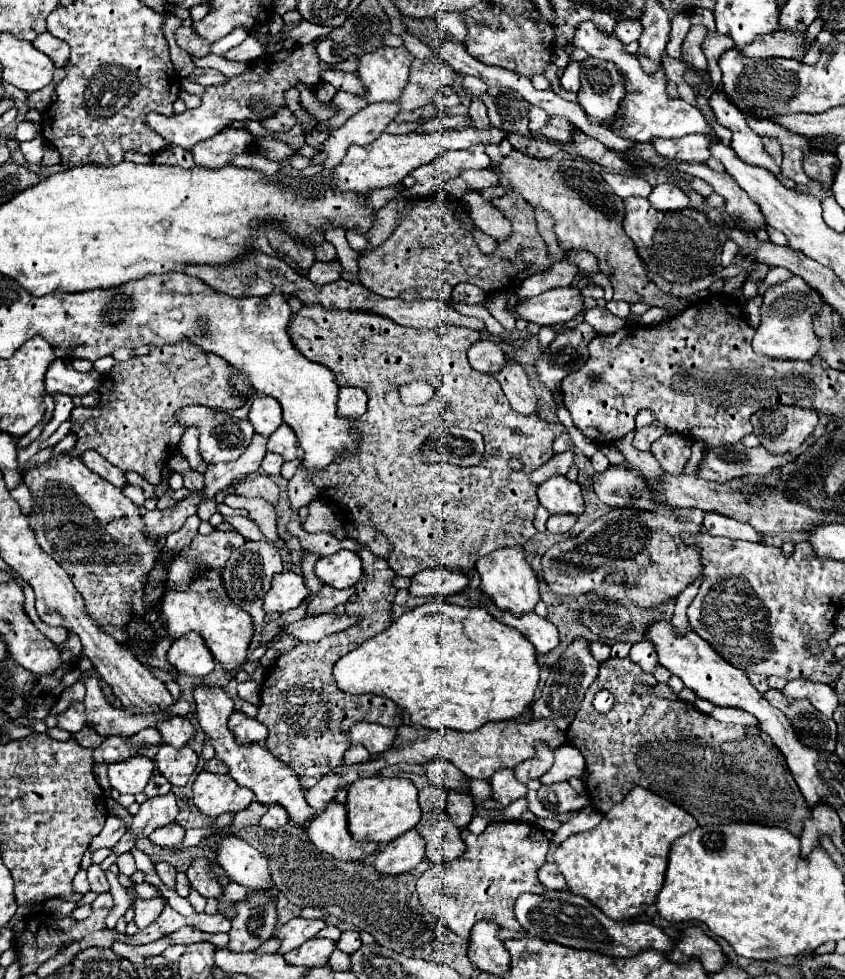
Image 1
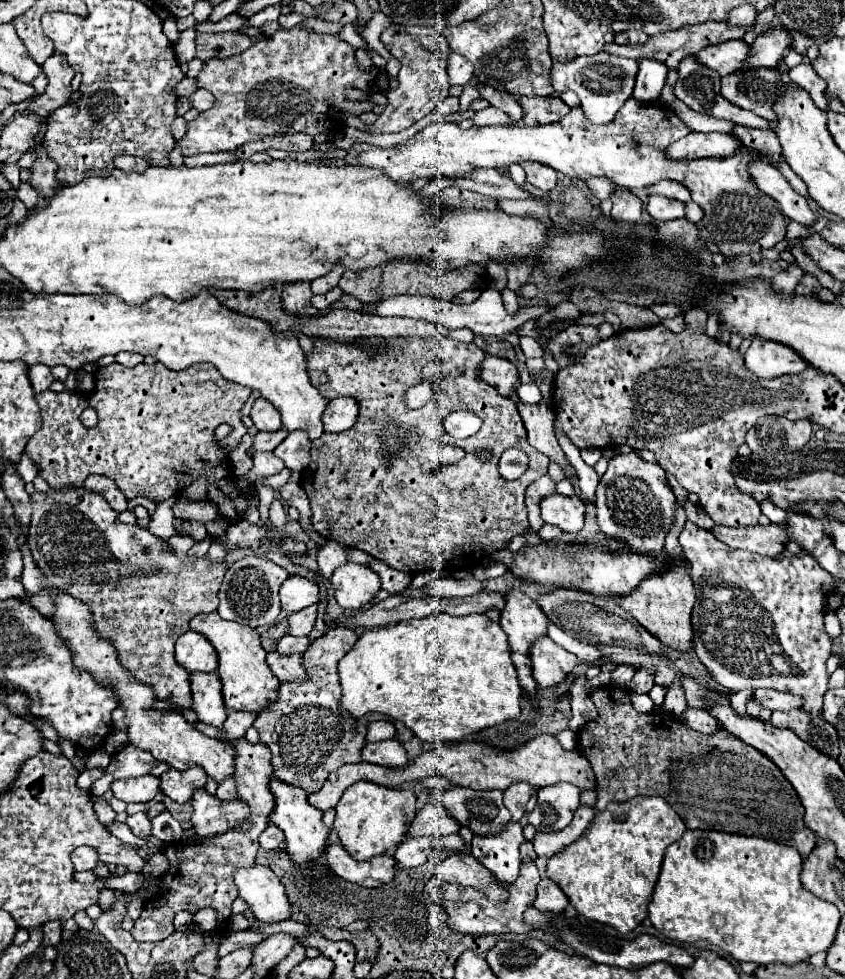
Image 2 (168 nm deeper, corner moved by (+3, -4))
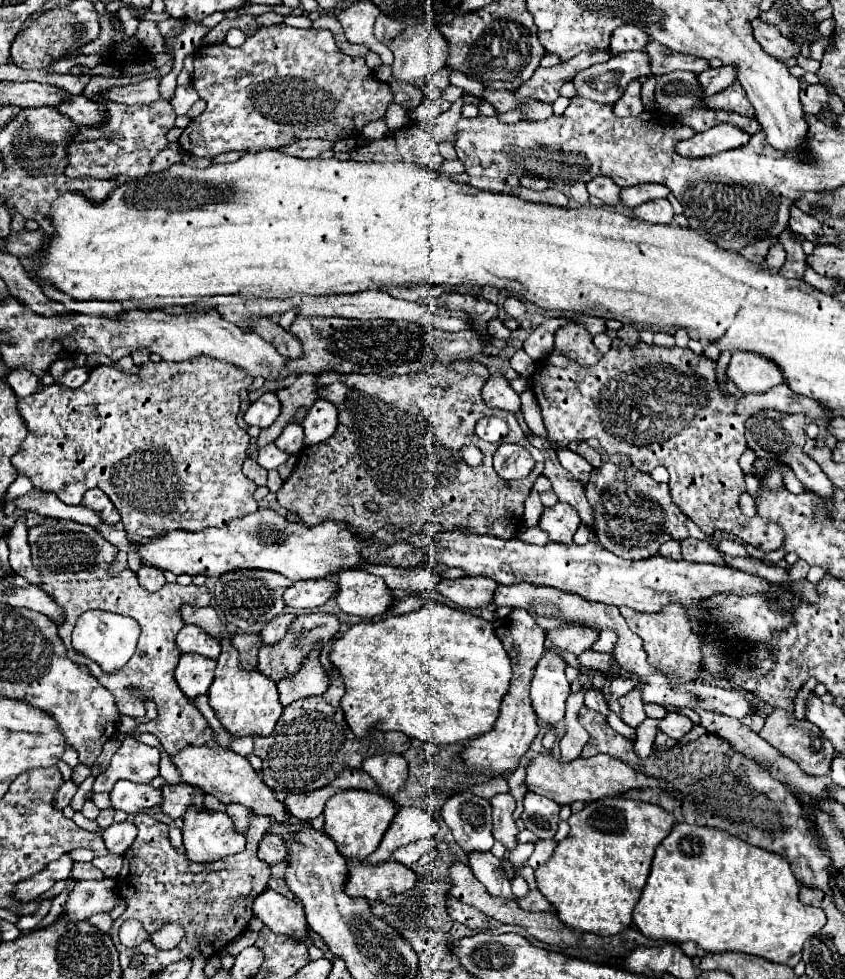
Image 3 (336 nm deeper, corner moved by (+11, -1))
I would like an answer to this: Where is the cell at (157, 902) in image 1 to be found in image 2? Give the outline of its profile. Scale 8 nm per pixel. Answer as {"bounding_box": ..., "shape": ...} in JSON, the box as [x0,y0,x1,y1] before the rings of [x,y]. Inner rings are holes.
{"bounding_box":[173,911,193,931],"shape":[[[181,911],[175,915],[173,924],[176,931],[186,931],[189,929],[189,925],[192,922],[193,915],[187,911]]]}

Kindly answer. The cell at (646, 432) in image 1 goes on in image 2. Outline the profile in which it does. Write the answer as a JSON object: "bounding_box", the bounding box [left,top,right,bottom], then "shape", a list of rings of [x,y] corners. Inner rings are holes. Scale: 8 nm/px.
{"bounding_box":[595,451,675,553],"shape":[[[637,451],[615,455],[597,485],[595,505],[597,523],[607,537],[625,541],[637,553],[657,553],[663,549],[667,529],[673,523],[675,495],[659,465],[647,463]]]}

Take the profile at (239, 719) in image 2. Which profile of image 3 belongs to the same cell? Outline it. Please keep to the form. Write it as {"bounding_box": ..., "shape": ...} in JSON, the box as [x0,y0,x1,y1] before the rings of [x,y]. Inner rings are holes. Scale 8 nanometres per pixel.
{"bounding_box":[231,738,253,756],"shape":[[[231,738],[231,742],[233,742],[233,750],[235,752],[239,752],[239,756],[249,756],[251,752],[253,752],[253,738]]]}

